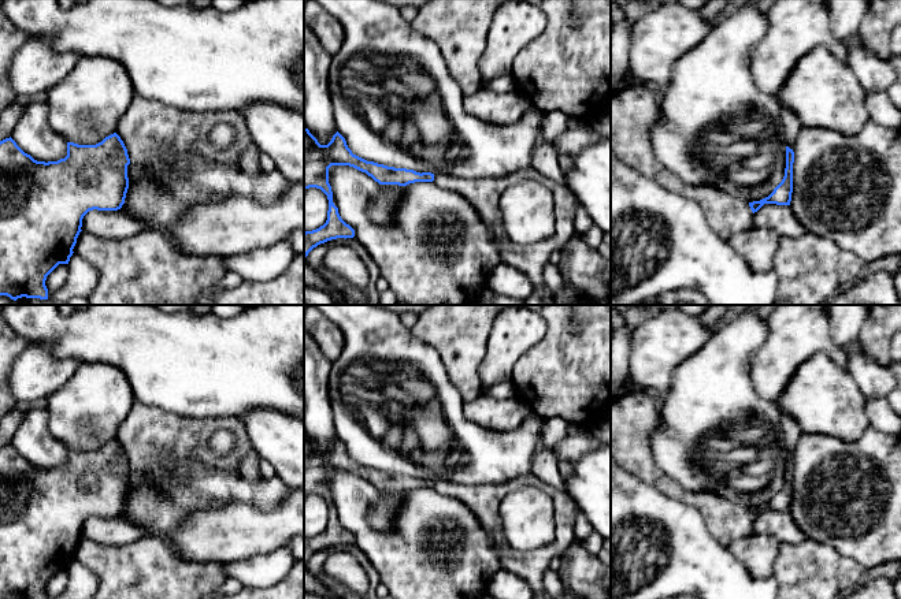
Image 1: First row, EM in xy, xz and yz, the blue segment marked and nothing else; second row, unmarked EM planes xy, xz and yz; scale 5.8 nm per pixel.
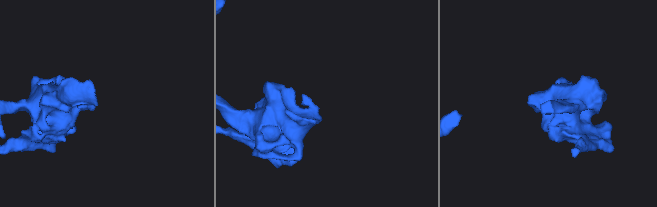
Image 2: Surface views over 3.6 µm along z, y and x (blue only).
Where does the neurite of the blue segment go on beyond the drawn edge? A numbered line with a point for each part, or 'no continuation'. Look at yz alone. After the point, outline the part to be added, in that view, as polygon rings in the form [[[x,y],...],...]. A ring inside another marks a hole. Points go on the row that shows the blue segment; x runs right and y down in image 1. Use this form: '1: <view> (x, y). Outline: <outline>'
no continuation

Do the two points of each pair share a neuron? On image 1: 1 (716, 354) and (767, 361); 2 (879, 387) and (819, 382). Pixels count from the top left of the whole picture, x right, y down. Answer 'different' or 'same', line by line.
1: different
2: different

